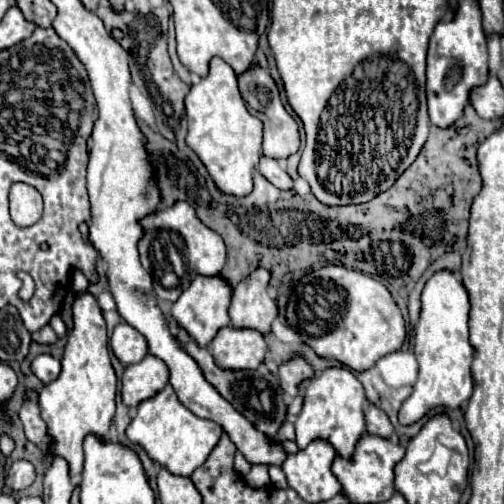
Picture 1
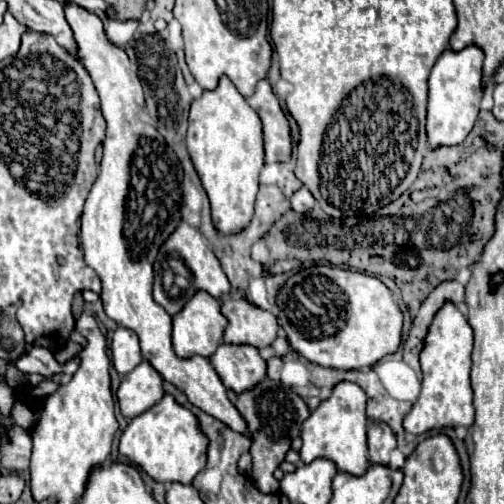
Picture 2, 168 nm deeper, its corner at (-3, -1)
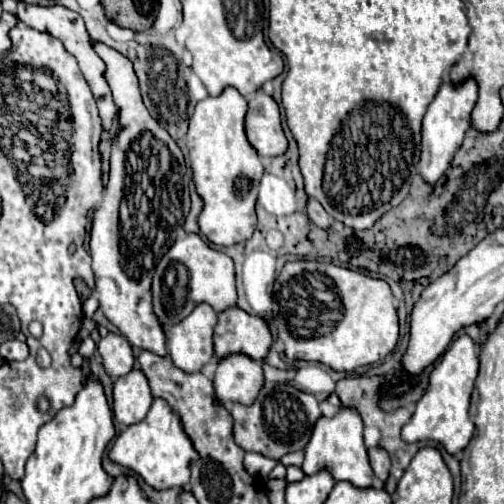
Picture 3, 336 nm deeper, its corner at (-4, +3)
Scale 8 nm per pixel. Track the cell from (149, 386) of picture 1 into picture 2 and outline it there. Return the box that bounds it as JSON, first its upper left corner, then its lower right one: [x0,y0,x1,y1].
[116,361,166,419]

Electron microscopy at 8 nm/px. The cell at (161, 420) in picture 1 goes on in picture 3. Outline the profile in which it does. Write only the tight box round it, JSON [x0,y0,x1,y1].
[109,399,197,491]

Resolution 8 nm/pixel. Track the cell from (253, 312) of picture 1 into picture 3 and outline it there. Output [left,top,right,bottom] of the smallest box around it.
[213,307,271,361]

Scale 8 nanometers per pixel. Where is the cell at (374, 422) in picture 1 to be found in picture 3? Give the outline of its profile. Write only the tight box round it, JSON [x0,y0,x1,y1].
[369,447,391,483]

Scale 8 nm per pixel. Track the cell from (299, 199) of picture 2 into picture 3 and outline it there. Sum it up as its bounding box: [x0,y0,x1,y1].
[307,199,331,229]

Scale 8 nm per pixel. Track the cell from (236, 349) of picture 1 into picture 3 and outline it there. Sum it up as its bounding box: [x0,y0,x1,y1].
[213,355,263,405]

